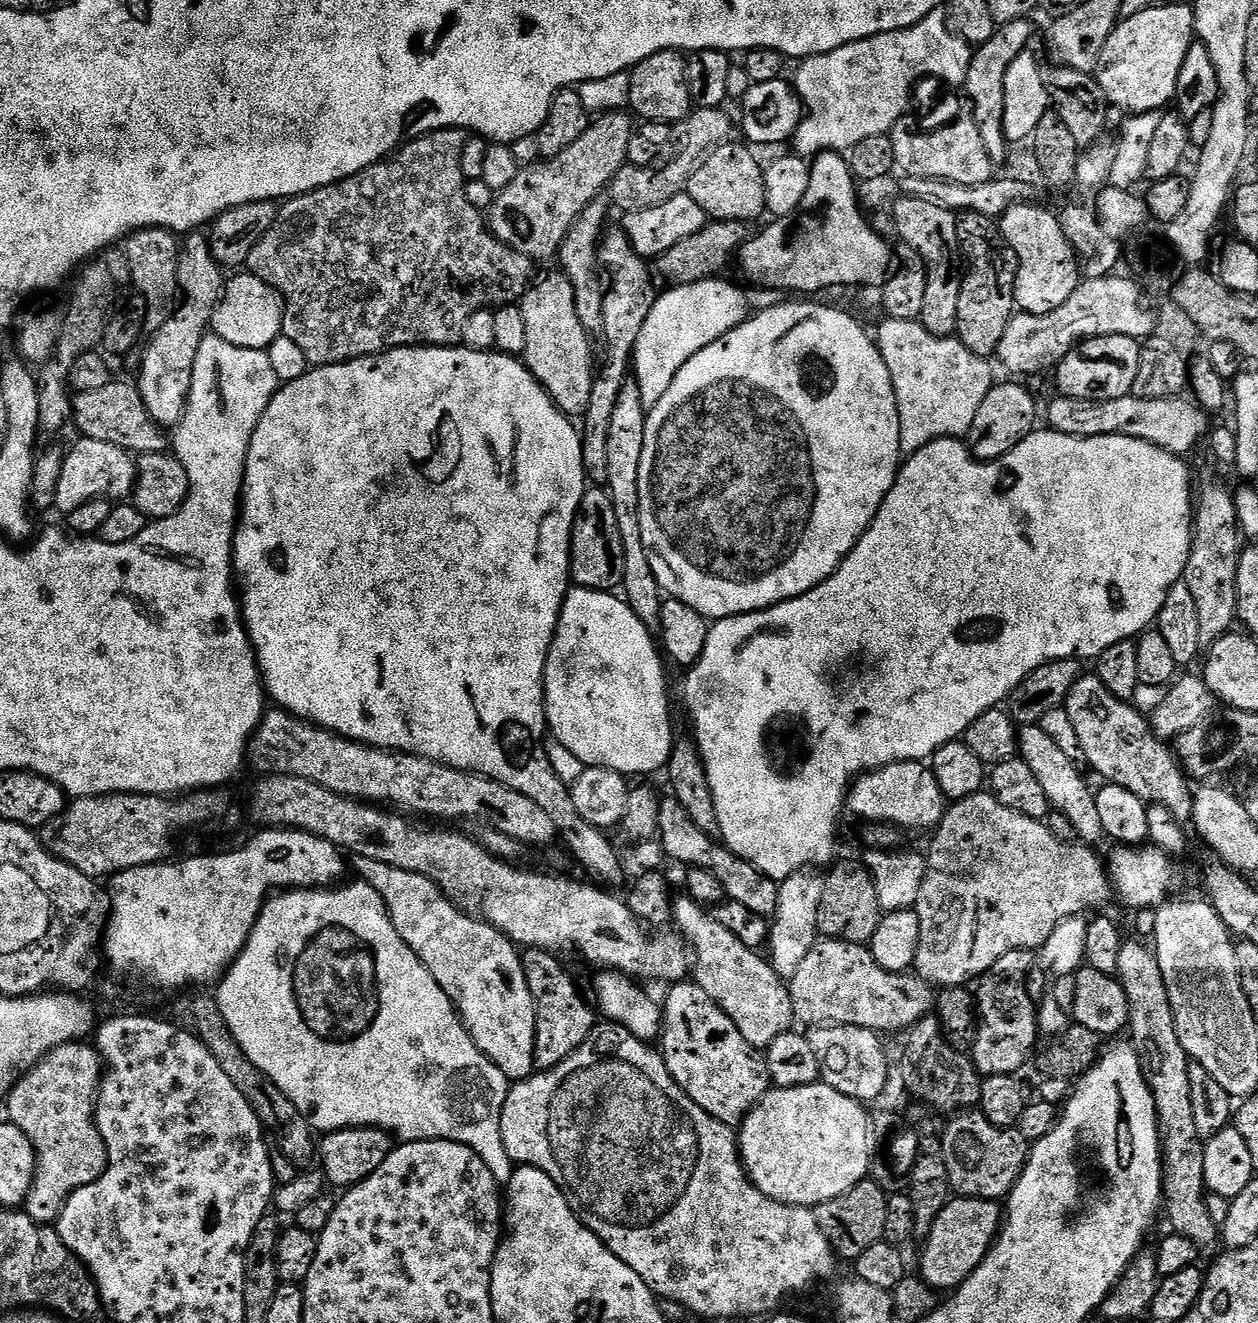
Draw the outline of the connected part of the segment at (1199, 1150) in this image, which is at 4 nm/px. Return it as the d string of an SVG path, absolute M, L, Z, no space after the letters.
M1125 939L1120 945L1116 976L1124 987L1128 999L1128 1027L1132 1032L1130 1043L1136 1051L1142 1074L1154 1094L1156 1117L1160 1127L1160 1165L1164 1171L1164 1199L1166 1220L1172 1223L1171 1231L1190 1238L1200 1250L1212 1248L1221 1239L1221 1229L1210 1218L1206 1198L1206 1169L1202 1162L1205 1141L1194 1123L1194 1102L1190 1099L1190 1059L1179 1042L1175 1029L1174 1010L1166 990L1162 970L1155 951L1139 939Z

